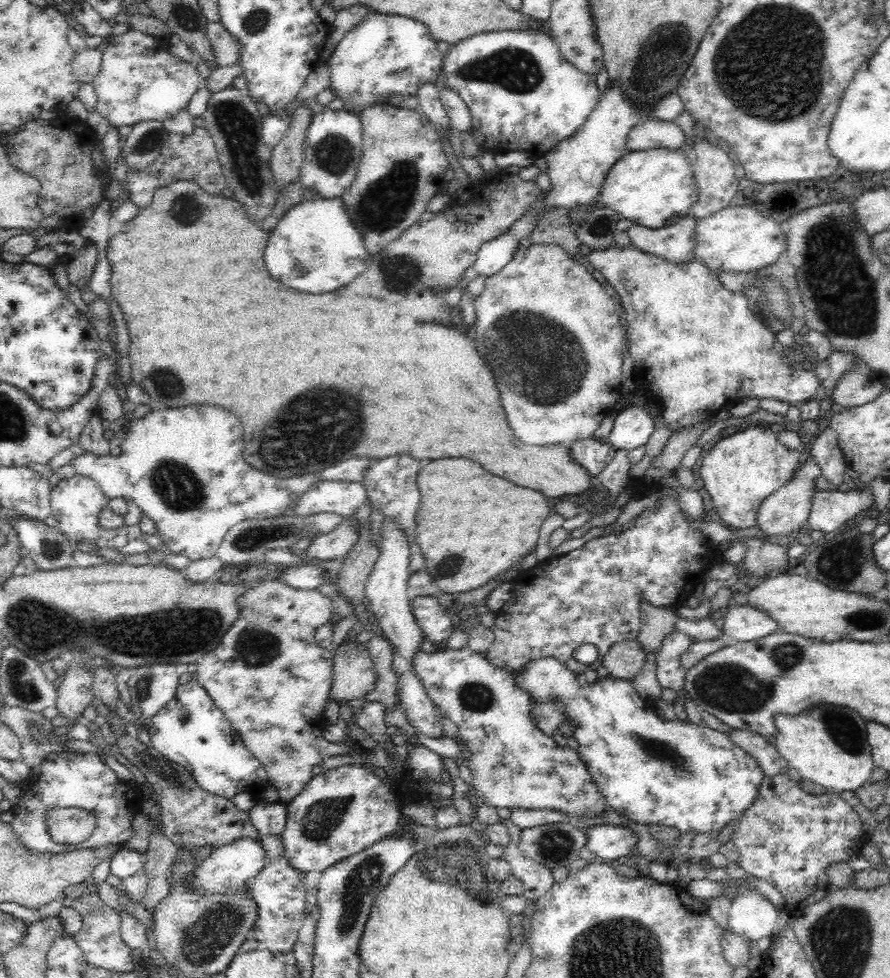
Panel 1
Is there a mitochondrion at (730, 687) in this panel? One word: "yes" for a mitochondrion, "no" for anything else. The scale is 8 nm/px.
yes

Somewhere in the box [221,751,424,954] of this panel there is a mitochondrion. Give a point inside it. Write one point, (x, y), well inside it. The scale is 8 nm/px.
(367, 875)

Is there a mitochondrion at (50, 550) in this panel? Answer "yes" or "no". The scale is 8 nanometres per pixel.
yes

